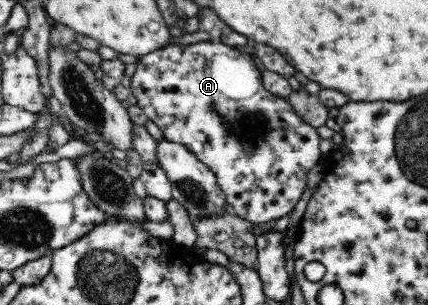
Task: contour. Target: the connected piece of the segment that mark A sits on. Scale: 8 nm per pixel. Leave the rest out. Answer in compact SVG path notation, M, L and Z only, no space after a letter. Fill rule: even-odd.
M217 41L199 42L188 46L169 44L163 49L155 50L155 52L140 58L137 62L137 71L132 76L130 88L131 94L137 98L137 105L143 109L143 113L149 121L155 122L164 136L171 139L171 142L183 143L187 146L187 149L216 175L219 187L226 196L226 204L232 208L235 214L253 224L267 223L289 214L297 206L299 199L307 193L308 171L320 164L320 158L323 157L319 149L321 137L319 137L317 129L303 121L287 99L280 98L265 90L261 75L262 73L257 69L252 56L249 53L244 53L240 48L227 46Z

